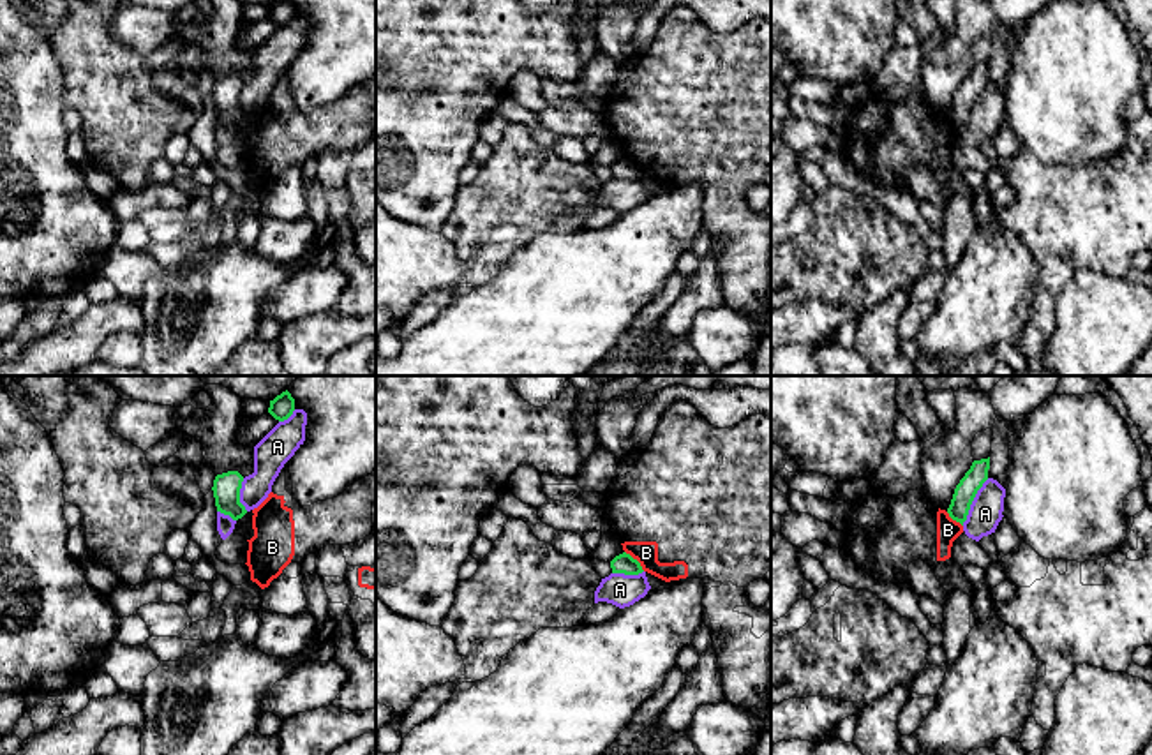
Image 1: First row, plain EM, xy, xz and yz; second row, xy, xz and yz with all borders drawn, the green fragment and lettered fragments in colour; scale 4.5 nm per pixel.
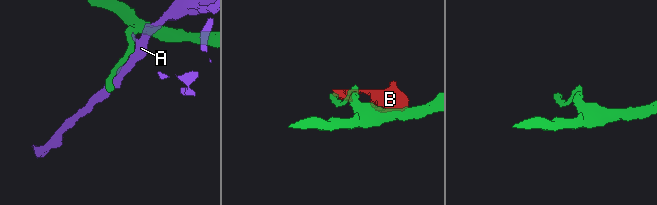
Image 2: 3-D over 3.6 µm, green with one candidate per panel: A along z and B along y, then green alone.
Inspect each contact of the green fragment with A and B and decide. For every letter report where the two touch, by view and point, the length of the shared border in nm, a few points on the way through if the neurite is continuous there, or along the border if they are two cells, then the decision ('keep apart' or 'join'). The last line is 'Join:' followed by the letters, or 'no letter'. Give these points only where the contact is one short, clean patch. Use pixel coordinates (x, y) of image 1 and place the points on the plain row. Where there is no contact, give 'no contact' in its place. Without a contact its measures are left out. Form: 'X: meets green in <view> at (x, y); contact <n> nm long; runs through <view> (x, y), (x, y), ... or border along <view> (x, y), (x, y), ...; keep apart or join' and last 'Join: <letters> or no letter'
A: meets green in yz at (972, 104); contact 240 nm long; keep apart
B: meets green in xz at (635, 164); contact 130 nm long; border along xz (625, 156), (644, 175); keep apart
Join: no letter

